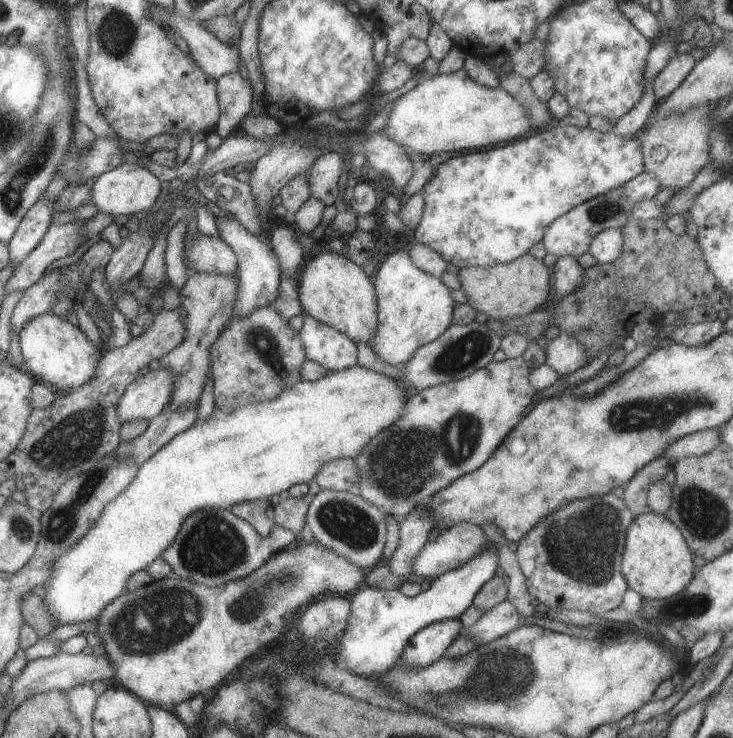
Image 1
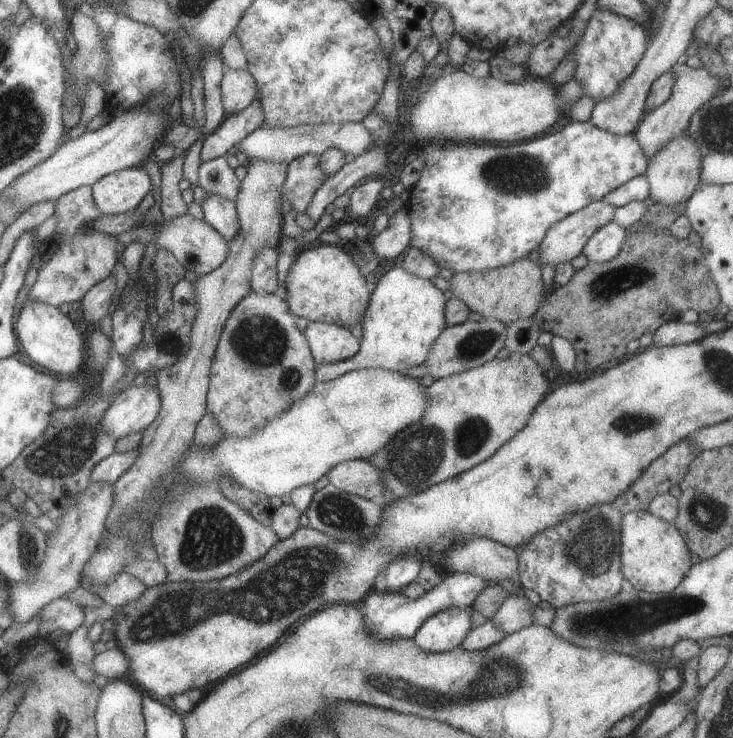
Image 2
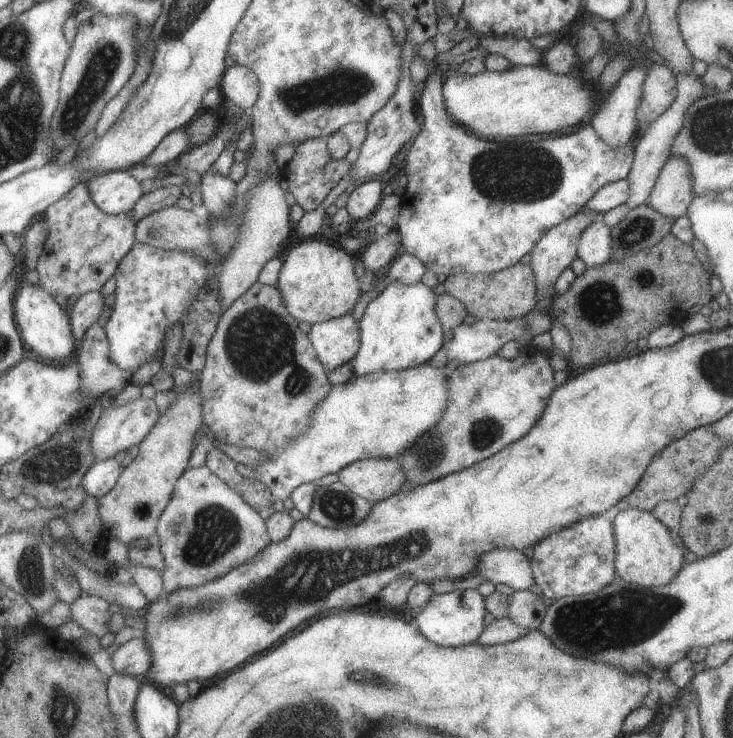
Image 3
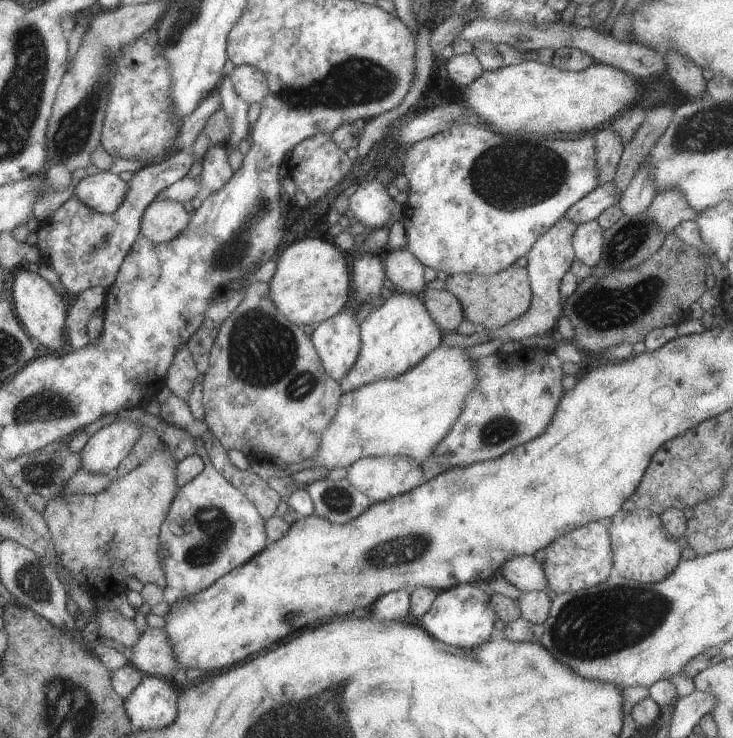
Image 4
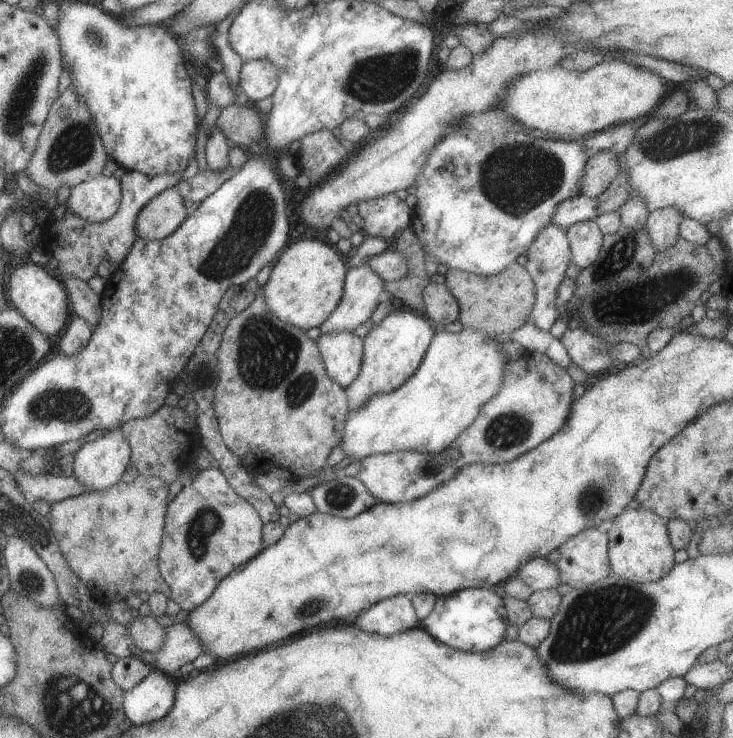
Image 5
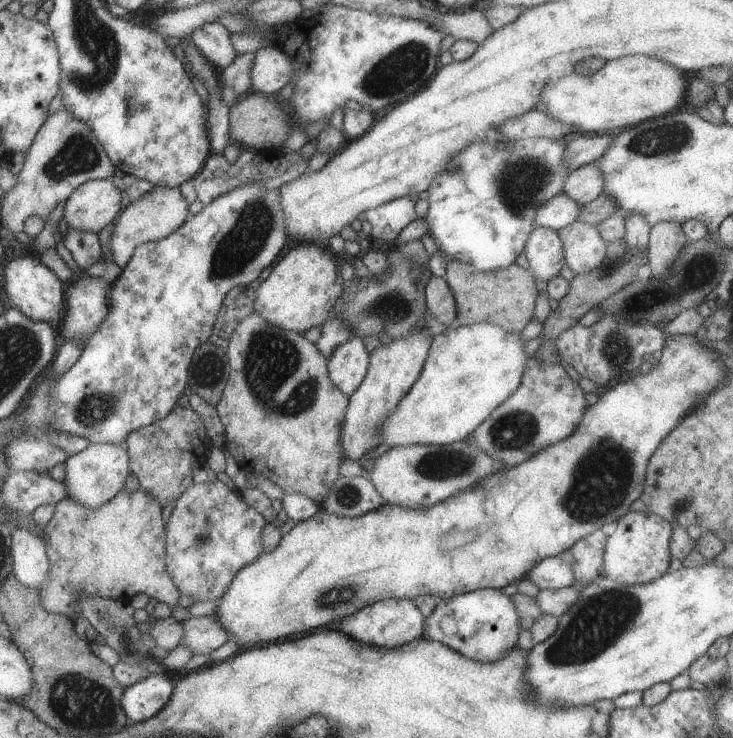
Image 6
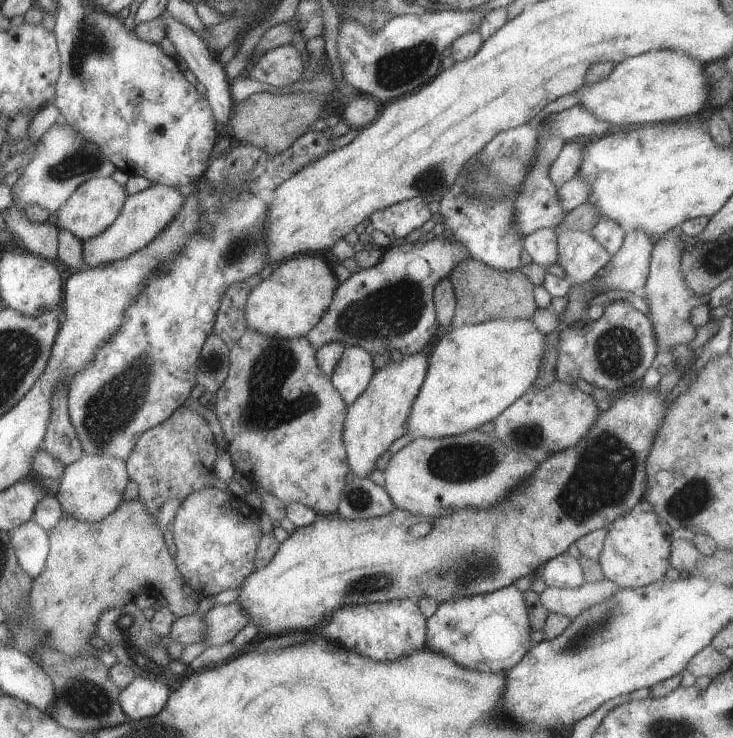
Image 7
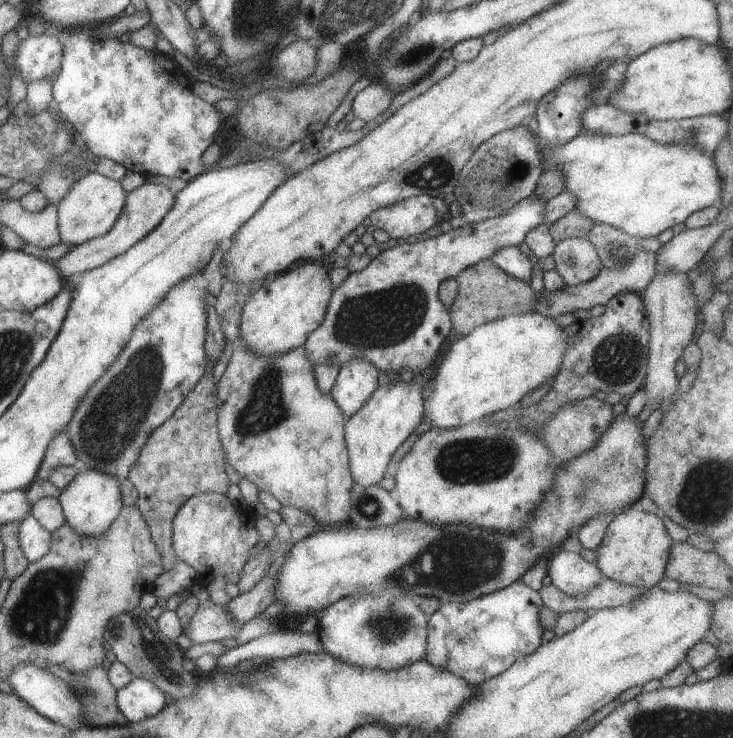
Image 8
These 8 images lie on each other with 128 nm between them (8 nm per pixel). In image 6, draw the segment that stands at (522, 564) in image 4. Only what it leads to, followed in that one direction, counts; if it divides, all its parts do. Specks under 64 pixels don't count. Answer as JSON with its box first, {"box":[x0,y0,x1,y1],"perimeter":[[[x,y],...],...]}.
{"box":[525,555,576,589],"perimeter":[[[558,555],[541,560],[526,574],[525,579],[533,582],[539,589],[571,587],[576,580],[571,564]]]}

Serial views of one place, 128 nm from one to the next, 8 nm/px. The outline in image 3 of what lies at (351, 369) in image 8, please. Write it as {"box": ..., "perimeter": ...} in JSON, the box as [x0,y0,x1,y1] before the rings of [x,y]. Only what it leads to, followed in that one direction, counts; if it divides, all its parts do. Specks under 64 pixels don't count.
{"box":[307,312,360,373],"perimeter":[[[351,312],[313,323],[307,336],[327,373],[349,362],[359,350],[360,327]]]}

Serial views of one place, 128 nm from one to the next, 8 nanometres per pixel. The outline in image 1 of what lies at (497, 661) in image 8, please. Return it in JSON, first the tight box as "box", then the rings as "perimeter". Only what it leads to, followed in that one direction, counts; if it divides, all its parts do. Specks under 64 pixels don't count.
{"box":[402,619,462,667],"perimeter":[[[459,619],[440,620],[420,628],[402,650],[408,667],[424,667],[444,656],[447,647],[462,634]]]}

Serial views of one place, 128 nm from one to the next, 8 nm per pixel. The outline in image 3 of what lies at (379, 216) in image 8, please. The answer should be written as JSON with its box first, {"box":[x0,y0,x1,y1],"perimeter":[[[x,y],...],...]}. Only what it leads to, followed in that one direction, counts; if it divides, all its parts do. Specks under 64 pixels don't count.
{"box":[346,179,384,220],"perimeter":[[[369,179],[359,184],[348,196],[346,211],[354,220],[370,218],[383,198],[384,184],[380,180]]]}

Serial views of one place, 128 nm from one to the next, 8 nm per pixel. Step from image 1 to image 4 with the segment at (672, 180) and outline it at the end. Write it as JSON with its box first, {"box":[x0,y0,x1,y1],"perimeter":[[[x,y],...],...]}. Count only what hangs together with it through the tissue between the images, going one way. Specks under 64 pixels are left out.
{"box":[646,188,696,234],"perimeter":[[[665,188],[656,192],[646,212],[666,234],[672,232],[679,222],[695,220],[696,214],[679,192],[679,188]]]}

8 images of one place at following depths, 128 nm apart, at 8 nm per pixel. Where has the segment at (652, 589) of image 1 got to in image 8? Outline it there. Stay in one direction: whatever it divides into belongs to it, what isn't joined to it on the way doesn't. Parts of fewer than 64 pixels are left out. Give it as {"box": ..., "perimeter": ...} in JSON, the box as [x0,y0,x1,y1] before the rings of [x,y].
{"box":[595,506,672,589],"perimeter":[[[633,506],[614,514],[605,529],[599,546],[595,548],[595,563],[607,579],[647,589],[664,576],[672,540],[659,514]]]}

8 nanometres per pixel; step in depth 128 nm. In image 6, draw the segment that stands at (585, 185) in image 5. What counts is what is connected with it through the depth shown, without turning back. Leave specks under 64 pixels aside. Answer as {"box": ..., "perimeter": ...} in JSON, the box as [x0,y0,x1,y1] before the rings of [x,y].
{"box":[562,162,602,205],"perimeter":[[[595,162],[587,163],[569,171],[562,186],[562,192],[578,205],[591,202],[602,192],[602,176]]]}

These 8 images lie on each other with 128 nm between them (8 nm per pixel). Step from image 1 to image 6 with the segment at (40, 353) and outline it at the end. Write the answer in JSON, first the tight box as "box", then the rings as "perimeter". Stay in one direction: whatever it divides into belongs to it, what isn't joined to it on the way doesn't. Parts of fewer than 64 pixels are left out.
{"box":[2,256,66,326],"perimeter":[[[19,256],[7,262],[2,269],[3,290],[9,298],[10,306],[22,312],[32,321],[45,321],[55,326],[59,319],[64,318],[66,311],[63,284],[52,270],[49,270],[35,256]]]}

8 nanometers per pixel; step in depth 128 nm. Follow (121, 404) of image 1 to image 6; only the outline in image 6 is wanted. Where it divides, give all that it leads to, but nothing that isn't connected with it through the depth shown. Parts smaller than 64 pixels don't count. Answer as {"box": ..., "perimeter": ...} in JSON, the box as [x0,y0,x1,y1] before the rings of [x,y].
{"box":[64,443,129,509],"perimeter":[[[97,443],[87,445],[81,452],[68,456],[64,462],[67,498],[81,506],[98,509],[111,500],[124,486],[129,473],[128,454],[124,446]]]}

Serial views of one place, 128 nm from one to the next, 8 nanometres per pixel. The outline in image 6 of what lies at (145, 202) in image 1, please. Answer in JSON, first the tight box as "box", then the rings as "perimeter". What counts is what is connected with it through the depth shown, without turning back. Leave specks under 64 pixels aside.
{"box":[63,179,121,236],"perimeter":[[[93,179],[80,184],[64,202],[63,220],[78,231],[91,231],[95,236],[112,222],[121,210],[121,193],[110,179]]]}

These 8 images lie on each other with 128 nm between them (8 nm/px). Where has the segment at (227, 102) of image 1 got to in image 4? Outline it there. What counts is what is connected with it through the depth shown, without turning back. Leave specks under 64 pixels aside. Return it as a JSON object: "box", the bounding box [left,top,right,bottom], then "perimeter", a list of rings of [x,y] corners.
{"box":[228,65,267,105],"perimeter":[[[235,65],[228,74],[235,94],[248,105],[259,103],[267,94],[267,82],[263,72],[249,65]]]}

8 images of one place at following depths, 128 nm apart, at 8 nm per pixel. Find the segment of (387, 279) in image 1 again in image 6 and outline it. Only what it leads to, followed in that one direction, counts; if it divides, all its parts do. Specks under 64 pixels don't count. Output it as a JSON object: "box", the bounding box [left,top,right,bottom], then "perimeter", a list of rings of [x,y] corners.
{"box":[340,328,432,463],"perimeter":[[[415,328],[407,337],[393,339],[388,346],[381,345],[368,353],[367,372],[355,392],[348,396],[341,427],[340,443],[346,458],[361,463],[363,454],[371,452],[373,448],[382,443],[382,434],[378,429],[417,380],[423,368],[431,339],[432,336],[427,329]]]}

